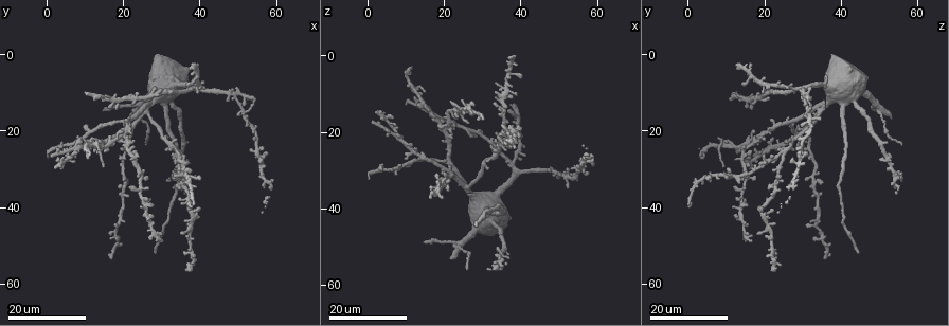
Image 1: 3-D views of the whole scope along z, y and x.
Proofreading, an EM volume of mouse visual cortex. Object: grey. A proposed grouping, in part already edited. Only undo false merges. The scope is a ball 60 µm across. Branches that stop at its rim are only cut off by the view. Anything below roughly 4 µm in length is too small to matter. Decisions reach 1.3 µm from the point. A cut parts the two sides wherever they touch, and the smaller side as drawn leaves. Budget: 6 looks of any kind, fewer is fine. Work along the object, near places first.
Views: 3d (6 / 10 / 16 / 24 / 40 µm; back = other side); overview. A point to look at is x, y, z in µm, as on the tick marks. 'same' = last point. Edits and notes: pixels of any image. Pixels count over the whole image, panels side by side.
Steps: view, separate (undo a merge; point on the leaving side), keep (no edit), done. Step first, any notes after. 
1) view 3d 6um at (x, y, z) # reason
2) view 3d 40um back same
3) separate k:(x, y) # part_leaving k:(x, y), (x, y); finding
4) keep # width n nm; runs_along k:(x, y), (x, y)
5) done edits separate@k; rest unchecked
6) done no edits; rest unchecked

view 3d 24um at (12.5, 23.0, 8.5) # four or more arms meet

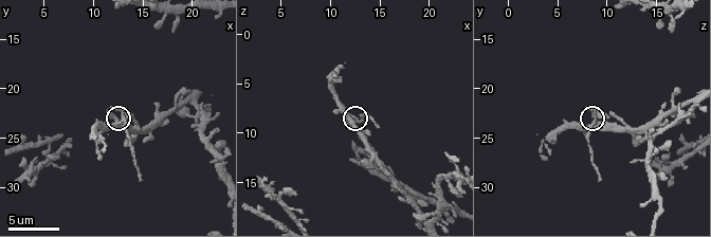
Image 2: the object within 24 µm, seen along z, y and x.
view 3d 6um at (12.2, 23.4, 8.8) # zoom in

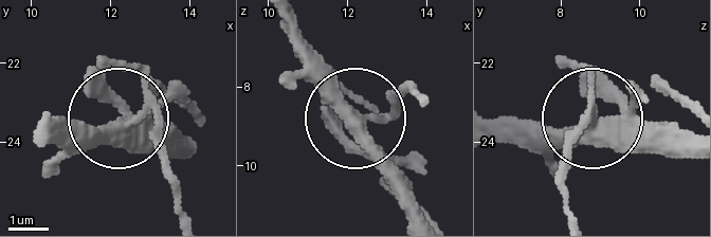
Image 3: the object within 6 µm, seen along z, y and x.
separate 3:(109, 66) # side_arm 8 um; part_leaving 3:(151, 102), (176, 210); a second cell is stuck on

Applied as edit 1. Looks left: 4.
view overview

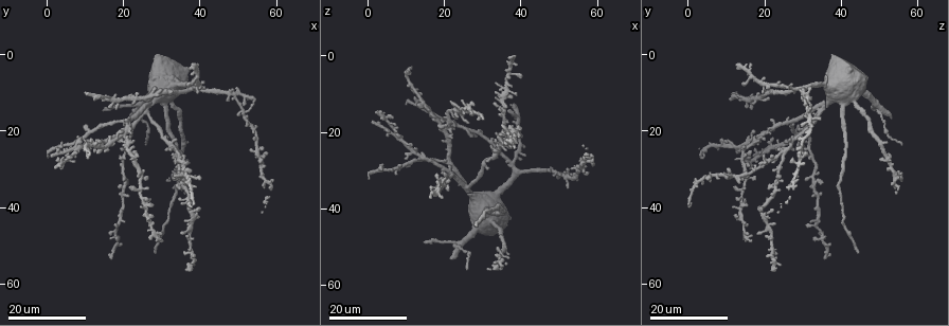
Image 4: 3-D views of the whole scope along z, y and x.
view 3d 16um at (7.5, 24.5, 20.0)

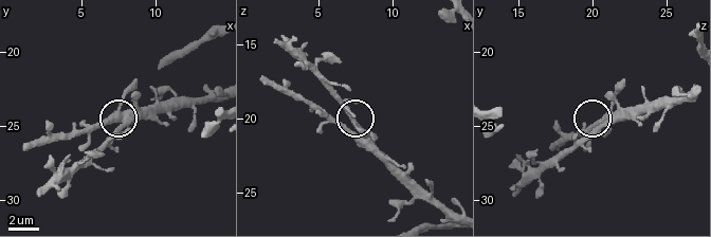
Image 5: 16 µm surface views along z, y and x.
view 3d 6um at (7.6, 25.2, 20.6)

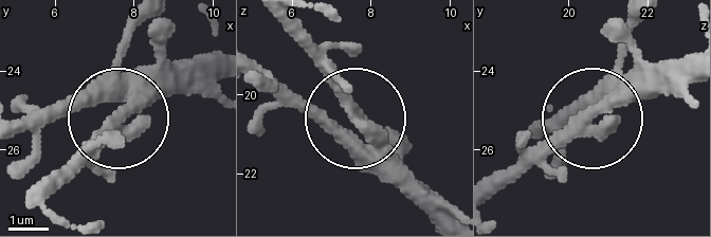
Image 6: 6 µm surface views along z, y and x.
keep # width 320 nm; one cell here

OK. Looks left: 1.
done edits separate@3; rest unchecked

